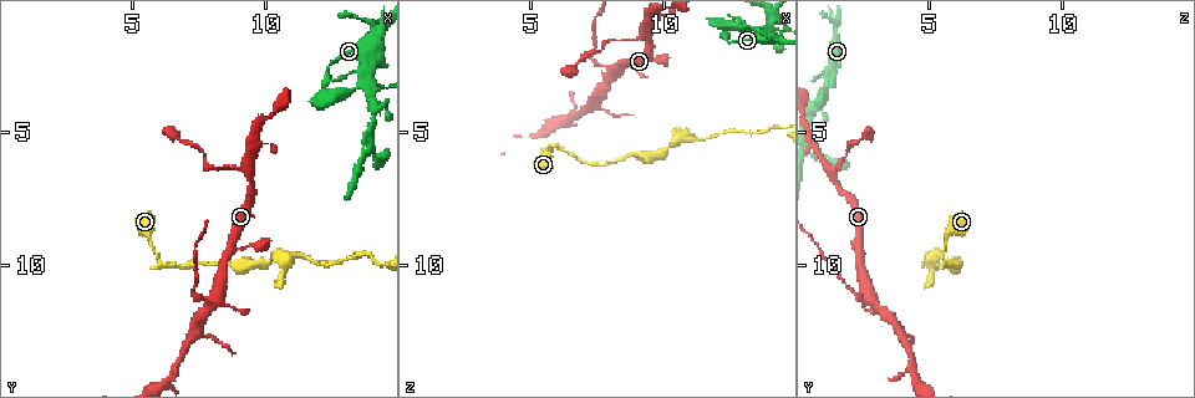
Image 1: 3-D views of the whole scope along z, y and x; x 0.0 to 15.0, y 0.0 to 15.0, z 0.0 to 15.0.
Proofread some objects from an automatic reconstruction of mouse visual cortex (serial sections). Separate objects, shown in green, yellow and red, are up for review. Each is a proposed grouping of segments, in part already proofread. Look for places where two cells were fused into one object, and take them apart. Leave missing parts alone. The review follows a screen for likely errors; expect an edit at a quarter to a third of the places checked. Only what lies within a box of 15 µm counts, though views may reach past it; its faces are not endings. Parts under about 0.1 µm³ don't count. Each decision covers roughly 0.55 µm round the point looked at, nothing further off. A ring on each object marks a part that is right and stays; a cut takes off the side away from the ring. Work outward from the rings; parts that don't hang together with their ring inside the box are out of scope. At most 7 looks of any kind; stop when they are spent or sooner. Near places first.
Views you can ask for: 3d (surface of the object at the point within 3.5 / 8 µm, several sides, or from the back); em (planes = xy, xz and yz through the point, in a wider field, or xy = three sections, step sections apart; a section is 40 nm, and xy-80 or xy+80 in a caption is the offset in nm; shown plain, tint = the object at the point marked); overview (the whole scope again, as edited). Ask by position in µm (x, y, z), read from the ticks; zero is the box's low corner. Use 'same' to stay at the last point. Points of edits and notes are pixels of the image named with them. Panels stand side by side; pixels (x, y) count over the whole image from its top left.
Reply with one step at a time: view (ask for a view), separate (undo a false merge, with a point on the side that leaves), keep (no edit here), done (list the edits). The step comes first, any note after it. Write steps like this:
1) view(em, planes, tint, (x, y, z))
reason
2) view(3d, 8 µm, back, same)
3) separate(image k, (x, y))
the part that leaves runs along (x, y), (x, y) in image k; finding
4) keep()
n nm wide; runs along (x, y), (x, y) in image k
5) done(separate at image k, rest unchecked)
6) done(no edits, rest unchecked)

view(3d, 8 µm, (8.3, 6.4, 1.5))

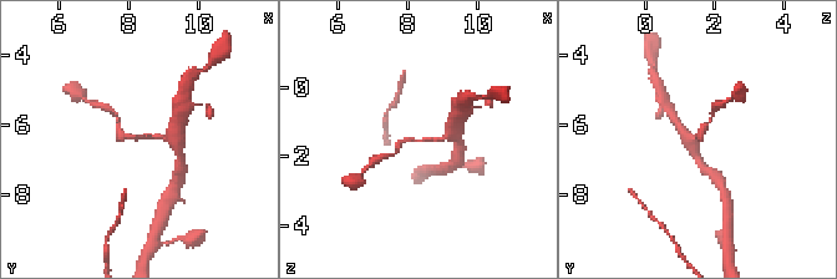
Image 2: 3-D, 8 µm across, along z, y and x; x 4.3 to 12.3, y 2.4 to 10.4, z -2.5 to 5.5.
view(em, xy, step 5, tint, (8.3, 6.3, 1.5))
arms of 150, 200 nm; need the tissue

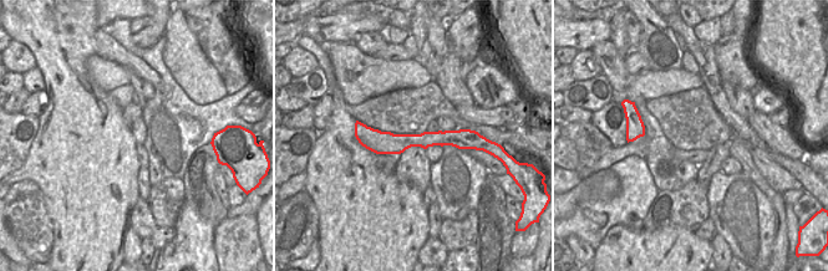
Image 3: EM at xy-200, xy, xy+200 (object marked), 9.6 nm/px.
keep()
runs along (360, 131), (467, 146) in image 3; one cell here

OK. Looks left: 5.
view(em, xy, step 1, tint, (5.9, 9.6, 5.6))
sharp bend

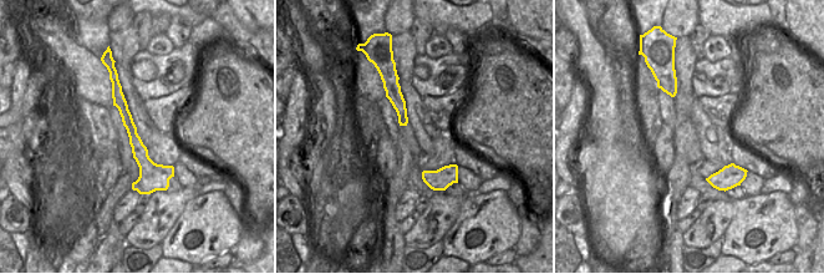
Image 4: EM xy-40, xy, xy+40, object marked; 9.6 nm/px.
view(3d, 3.5 µm, same)

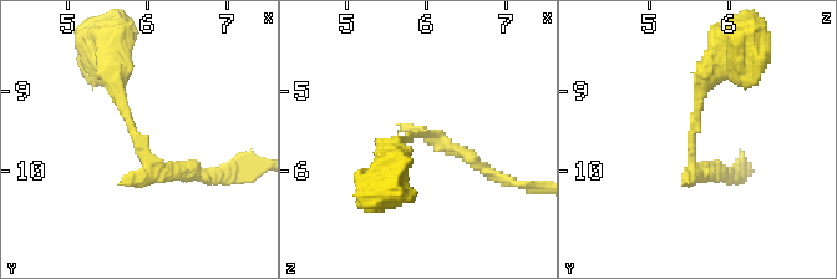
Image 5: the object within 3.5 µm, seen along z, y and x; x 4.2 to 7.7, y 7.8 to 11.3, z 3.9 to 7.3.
keep()
runs along (116, 85), (145, 162), (143, 188) in image 4; one cell here

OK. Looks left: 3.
view(3d, 3.5 µm, (7.9, 11.3, 2.6))
side arm on a straight run

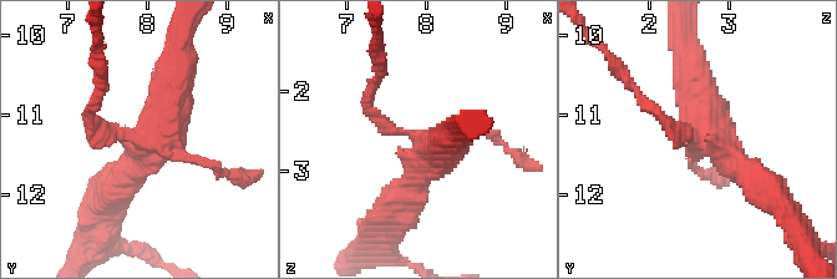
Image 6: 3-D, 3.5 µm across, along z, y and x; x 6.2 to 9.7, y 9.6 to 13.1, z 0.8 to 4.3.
view(em, xy, step 2, tint, (7.95, 11.25, 2.60))

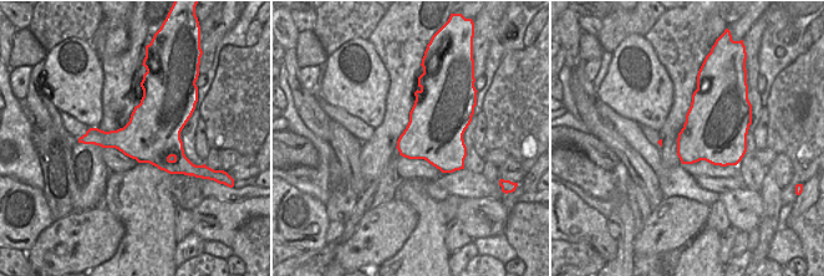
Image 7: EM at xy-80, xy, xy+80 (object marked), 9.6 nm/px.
keep()
550 nm wide; runs along (689, 62), (705, 128), (766, 189) in image 6; continuous, no second cell

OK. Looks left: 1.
done(no edits, rest unchecked)

